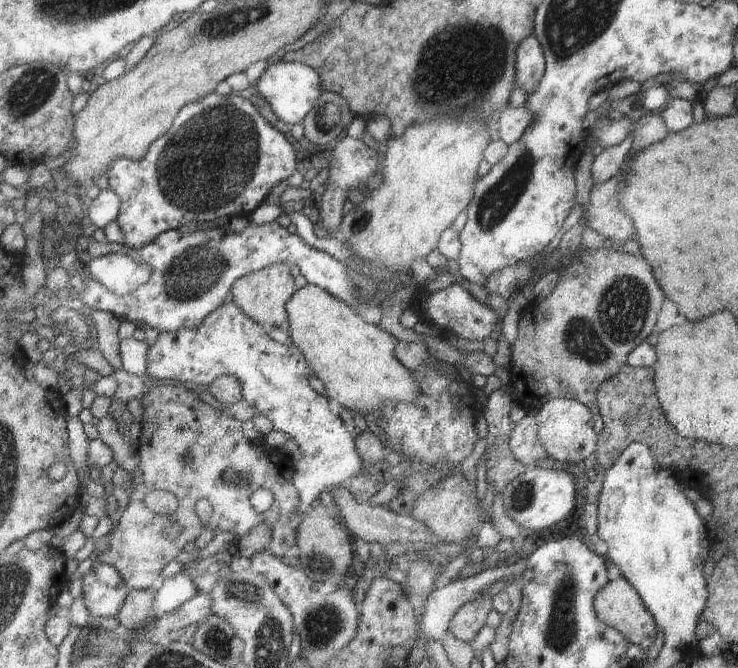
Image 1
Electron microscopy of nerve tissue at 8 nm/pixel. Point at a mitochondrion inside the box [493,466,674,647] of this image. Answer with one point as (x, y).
(524, 496)

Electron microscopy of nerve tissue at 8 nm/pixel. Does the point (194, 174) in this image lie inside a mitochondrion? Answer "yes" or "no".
yes

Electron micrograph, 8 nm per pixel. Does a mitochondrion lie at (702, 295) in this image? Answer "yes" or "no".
no

